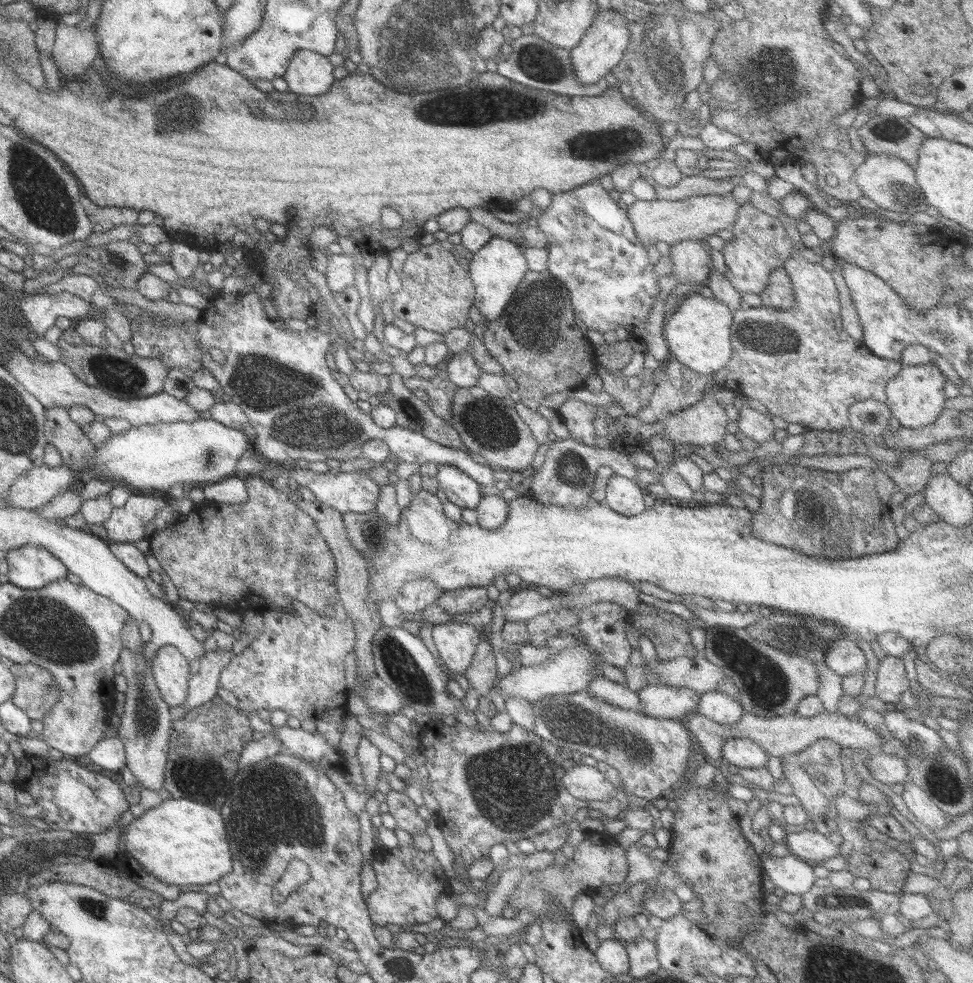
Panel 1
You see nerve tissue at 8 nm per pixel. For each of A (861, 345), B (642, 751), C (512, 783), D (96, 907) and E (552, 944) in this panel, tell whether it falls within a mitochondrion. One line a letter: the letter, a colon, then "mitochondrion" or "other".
A: other
B: mitochondrion
C: mitochondrion
D: mitochondrion
E: other

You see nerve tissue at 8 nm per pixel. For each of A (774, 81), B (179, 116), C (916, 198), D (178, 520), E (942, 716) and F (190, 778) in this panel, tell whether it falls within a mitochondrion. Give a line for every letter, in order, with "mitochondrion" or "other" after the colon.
A: mitochondrion
B: mitochondrion
C: other
D: other
E: other
F: mitochondrion

